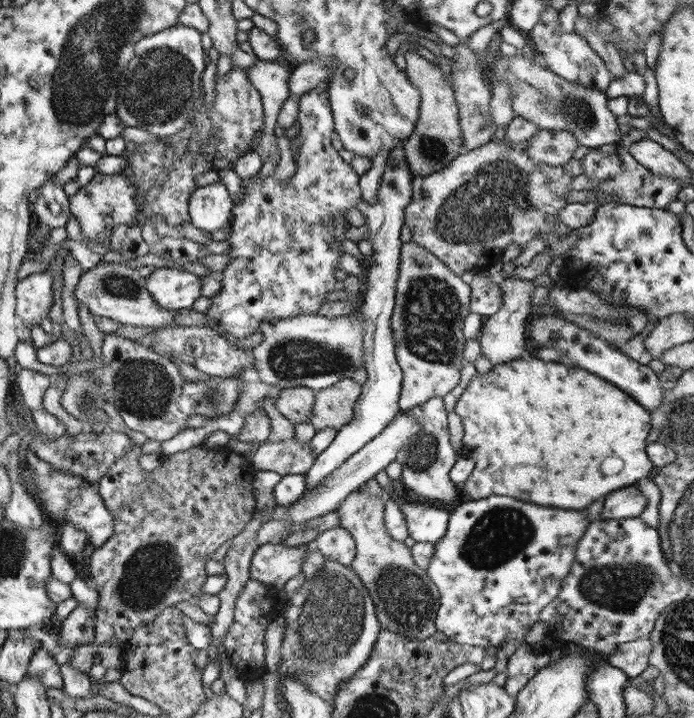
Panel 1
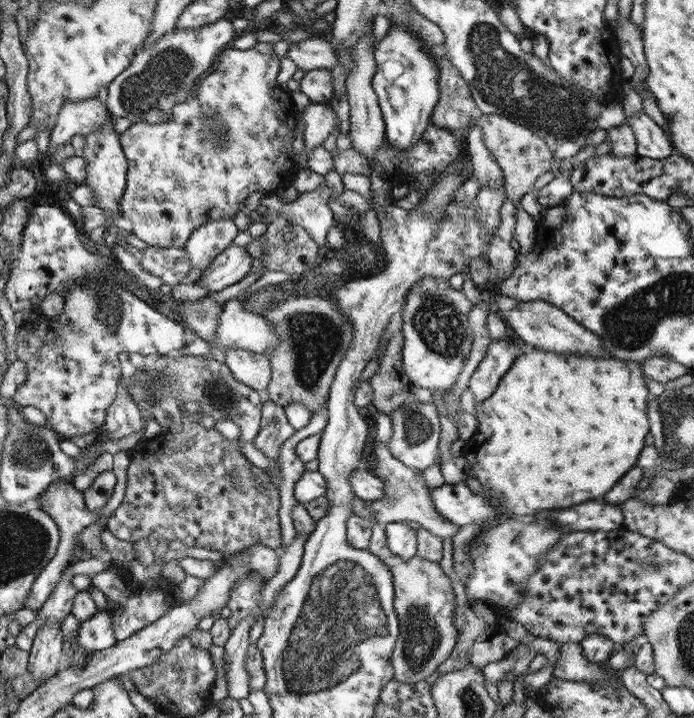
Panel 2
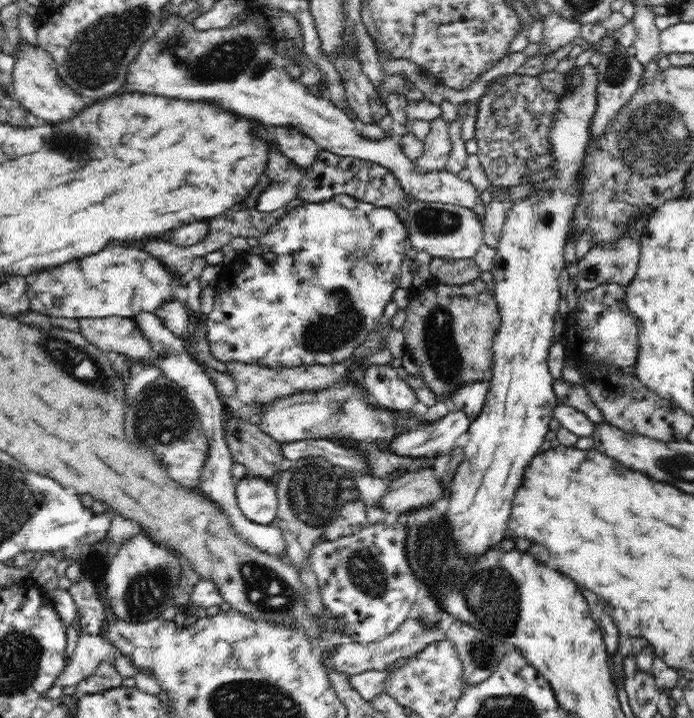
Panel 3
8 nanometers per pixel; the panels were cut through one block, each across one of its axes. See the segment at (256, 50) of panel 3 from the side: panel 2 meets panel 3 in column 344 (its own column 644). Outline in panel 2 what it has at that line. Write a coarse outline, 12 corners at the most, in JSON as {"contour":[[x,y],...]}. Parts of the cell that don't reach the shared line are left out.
{"contour":[[643,111],[625,124],[635,156],[661,160],[673,152],[667,135]]}

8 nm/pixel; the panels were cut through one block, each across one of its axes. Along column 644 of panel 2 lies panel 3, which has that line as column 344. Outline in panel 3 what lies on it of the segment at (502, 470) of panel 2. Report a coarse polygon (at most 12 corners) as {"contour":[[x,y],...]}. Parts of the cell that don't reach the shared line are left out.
{"contour":[[363,388],[264,405],[257,425],[277,443],[326,438],[362,444],[372,475],[433,467],[434,460],[382,450],[392,411],[362,398]]}

